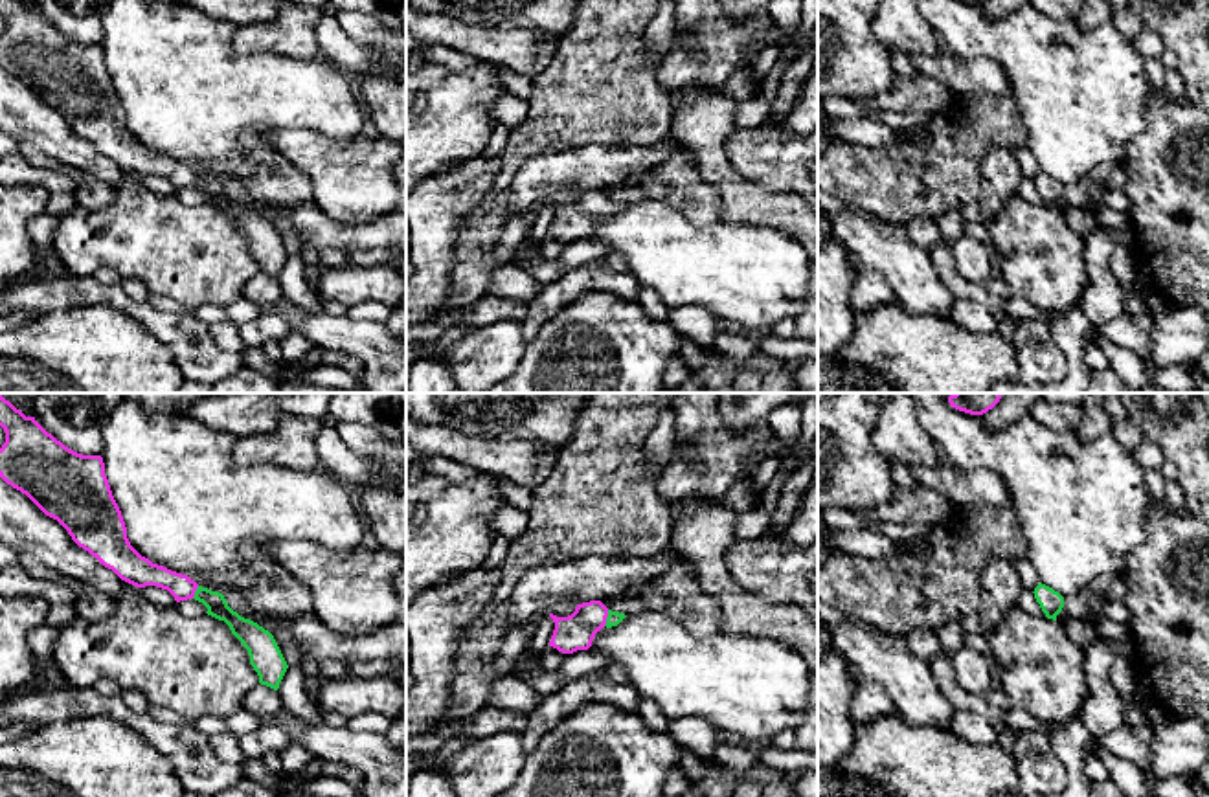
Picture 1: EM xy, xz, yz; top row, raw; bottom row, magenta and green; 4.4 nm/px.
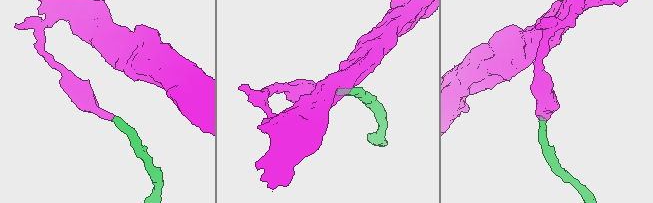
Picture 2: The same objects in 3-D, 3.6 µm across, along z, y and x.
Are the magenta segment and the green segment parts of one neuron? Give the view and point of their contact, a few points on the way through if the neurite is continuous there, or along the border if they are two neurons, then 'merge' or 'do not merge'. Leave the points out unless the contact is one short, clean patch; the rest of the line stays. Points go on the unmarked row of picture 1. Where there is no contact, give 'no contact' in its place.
contact xz (607, 204); way xz (576, 221), (592, 204), (607, 204), (614, 206); merge

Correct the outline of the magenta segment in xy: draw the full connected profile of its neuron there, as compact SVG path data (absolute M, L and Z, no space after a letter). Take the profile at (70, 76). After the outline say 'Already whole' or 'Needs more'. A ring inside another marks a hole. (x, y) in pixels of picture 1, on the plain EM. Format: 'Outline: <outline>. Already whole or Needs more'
Outline: M0 0L0 15L6 20L6 31L0 37L0 66L7 73L26 83L46 105L57 108L79 136L112 158L121 169L136 176L156 174L167 178L176 191L187 187L202 191L208 196L206 202L224 209L248 239L259 272L274 279L279 277L288 253L268 219L233 200L222 182L198 174L187 163L153 152L130 134L101 44L83 44L70 39L48 22L35 6L26 6L22 0Z. Needs more

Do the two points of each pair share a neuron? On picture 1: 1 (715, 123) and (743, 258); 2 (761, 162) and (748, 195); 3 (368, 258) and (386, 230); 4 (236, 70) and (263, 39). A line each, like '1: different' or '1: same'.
1: different
2: different
3: different
4: different

